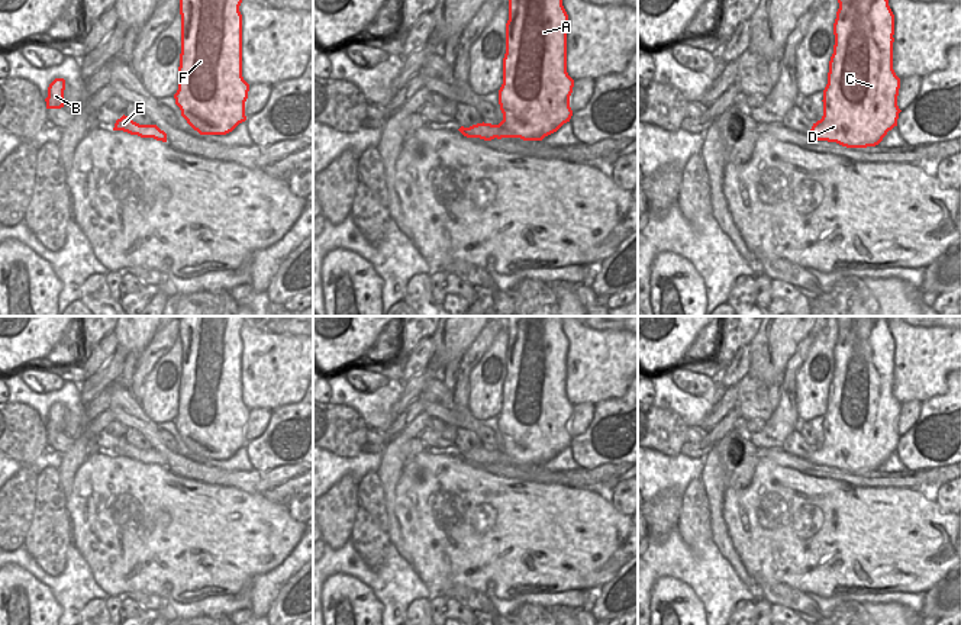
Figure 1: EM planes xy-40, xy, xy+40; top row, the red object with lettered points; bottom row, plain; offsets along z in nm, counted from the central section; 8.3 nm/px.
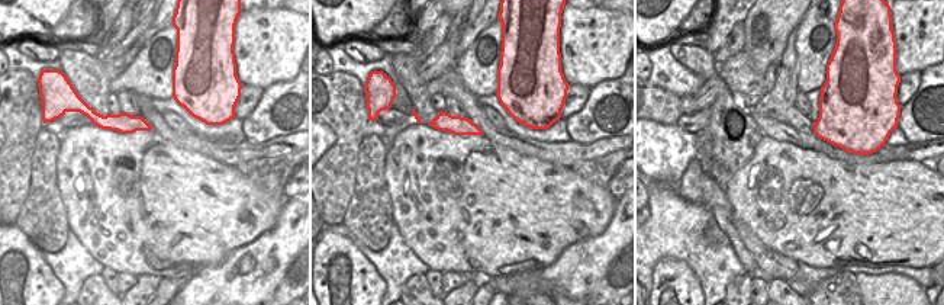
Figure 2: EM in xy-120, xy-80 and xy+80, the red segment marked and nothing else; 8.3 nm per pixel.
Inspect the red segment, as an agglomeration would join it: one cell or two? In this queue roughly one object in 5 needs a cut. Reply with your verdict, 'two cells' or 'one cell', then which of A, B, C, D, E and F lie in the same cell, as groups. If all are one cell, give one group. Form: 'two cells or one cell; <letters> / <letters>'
one cell; A B C D E F

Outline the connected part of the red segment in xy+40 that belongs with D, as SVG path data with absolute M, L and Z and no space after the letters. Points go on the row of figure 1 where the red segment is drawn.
M838 0L823 116L809 136L846 148L878 145L897 126L900 78L893 70L889 0Z

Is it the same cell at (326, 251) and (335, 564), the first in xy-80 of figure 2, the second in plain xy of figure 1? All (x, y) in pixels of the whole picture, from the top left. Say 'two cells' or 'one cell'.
two cells

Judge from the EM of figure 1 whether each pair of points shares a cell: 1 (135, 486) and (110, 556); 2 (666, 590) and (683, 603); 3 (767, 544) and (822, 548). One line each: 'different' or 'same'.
1: same
2: same
3: same

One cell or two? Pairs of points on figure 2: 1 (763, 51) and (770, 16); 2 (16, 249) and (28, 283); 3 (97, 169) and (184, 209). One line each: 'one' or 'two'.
1: one
2: one
3: one

